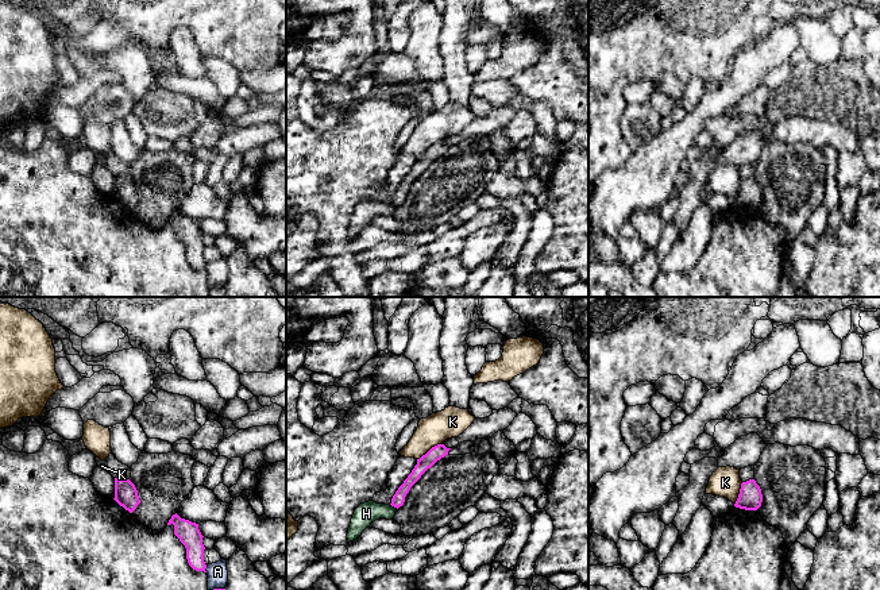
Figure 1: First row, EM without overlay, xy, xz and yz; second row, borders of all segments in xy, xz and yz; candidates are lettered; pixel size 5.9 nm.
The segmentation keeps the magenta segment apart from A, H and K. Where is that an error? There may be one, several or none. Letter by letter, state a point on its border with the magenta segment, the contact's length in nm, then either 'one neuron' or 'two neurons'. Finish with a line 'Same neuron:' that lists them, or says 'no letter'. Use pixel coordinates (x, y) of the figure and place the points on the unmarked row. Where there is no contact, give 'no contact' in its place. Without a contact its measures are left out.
A: xy (205, 265) | 50 nm | two neurons
H: xz (394, 204) | 50 nm | two neurons
K: xz (431, 146) | 180 nm | two neurons
Same neuron: no letter

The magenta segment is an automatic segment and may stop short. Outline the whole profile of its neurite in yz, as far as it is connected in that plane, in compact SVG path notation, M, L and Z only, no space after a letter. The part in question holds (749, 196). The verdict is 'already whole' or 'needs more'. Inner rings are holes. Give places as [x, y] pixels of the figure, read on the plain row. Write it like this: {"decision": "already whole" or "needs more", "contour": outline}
{"decision": "already whole", "contour": "M749 177L746 180L742 180L734 204L745 208L757 208L761 204L761 200L763 192L756 178Z"}

